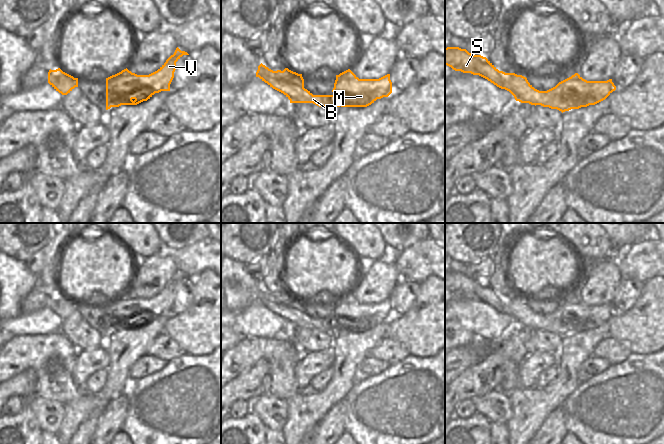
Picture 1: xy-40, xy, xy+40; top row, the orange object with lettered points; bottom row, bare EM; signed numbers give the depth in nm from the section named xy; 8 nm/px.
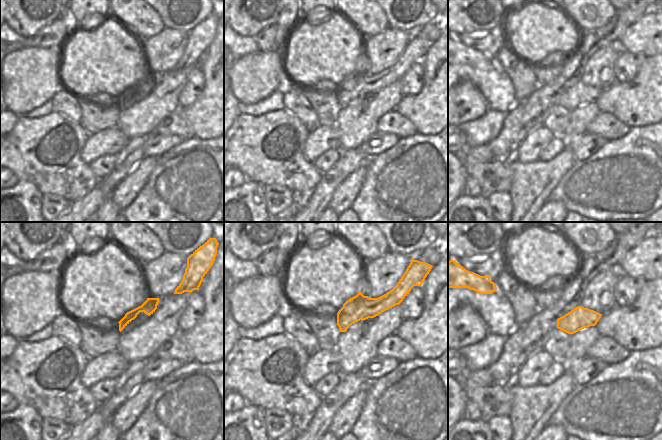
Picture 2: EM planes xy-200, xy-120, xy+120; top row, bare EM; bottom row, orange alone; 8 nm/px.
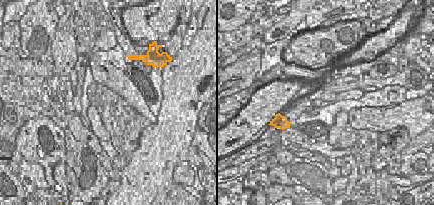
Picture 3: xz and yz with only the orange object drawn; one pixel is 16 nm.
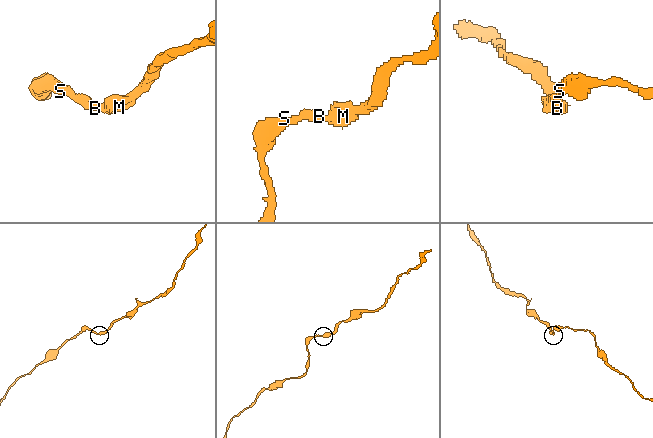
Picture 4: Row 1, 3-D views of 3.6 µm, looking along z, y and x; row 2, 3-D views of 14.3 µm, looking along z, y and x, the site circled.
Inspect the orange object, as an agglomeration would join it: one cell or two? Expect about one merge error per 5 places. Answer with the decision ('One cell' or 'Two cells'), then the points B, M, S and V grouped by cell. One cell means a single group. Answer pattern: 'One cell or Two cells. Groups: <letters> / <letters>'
One cell. Groups: B M S V

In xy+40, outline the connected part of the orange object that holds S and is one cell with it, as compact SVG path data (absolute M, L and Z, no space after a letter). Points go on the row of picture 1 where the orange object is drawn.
M459 47L445 48L445 65L455 71L479 75L497 87L509 91L516 101L557 109L562 113L595 105L605 100L616 86L612 79L587 81L578 73L547 91L535 89L522 75L499 71L486 57L473 55Z

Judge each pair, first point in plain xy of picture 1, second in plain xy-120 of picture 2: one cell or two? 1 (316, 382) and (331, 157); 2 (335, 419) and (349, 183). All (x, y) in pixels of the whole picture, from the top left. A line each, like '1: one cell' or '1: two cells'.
1: one cell
2: one cell

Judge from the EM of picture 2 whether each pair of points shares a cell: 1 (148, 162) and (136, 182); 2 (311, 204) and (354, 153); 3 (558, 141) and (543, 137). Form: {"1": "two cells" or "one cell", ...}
{"1": "one cell", "2": "one cell", "3": "two cells"}

